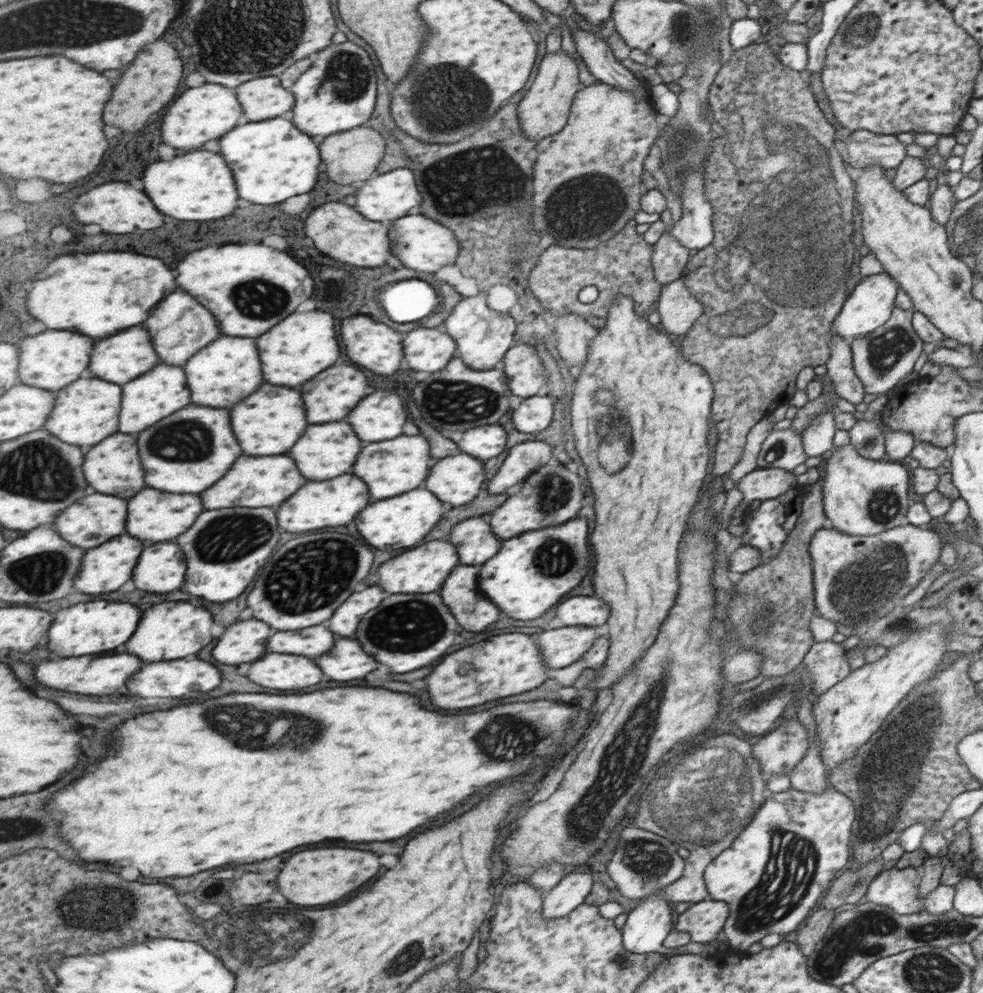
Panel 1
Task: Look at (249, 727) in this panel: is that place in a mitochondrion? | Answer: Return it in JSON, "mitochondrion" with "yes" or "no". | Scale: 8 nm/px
{"mitochondrion":"yes"}

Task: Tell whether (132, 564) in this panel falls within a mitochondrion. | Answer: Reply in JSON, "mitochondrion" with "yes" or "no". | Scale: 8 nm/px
{"mitochondrion":"no"}

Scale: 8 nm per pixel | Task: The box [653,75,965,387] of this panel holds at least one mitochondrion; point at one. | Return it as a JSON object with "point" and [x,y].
{"point":[682,143]}

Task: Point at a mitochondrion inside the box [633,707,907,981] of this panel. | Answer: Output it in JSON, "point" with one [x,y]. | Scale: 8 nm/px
{"point":[703,804]}

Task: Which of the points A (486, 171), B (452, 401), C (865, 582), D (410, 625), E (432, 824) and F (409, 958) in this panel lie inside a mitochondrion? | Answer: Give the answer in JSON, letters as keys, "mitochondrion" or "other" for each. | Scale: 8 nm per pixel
{"A":"mitochondrion","B":"mitochondrion","C":"mitochondrion","D":"mitochondrion","E":"other","F":"mitochondrion"}

